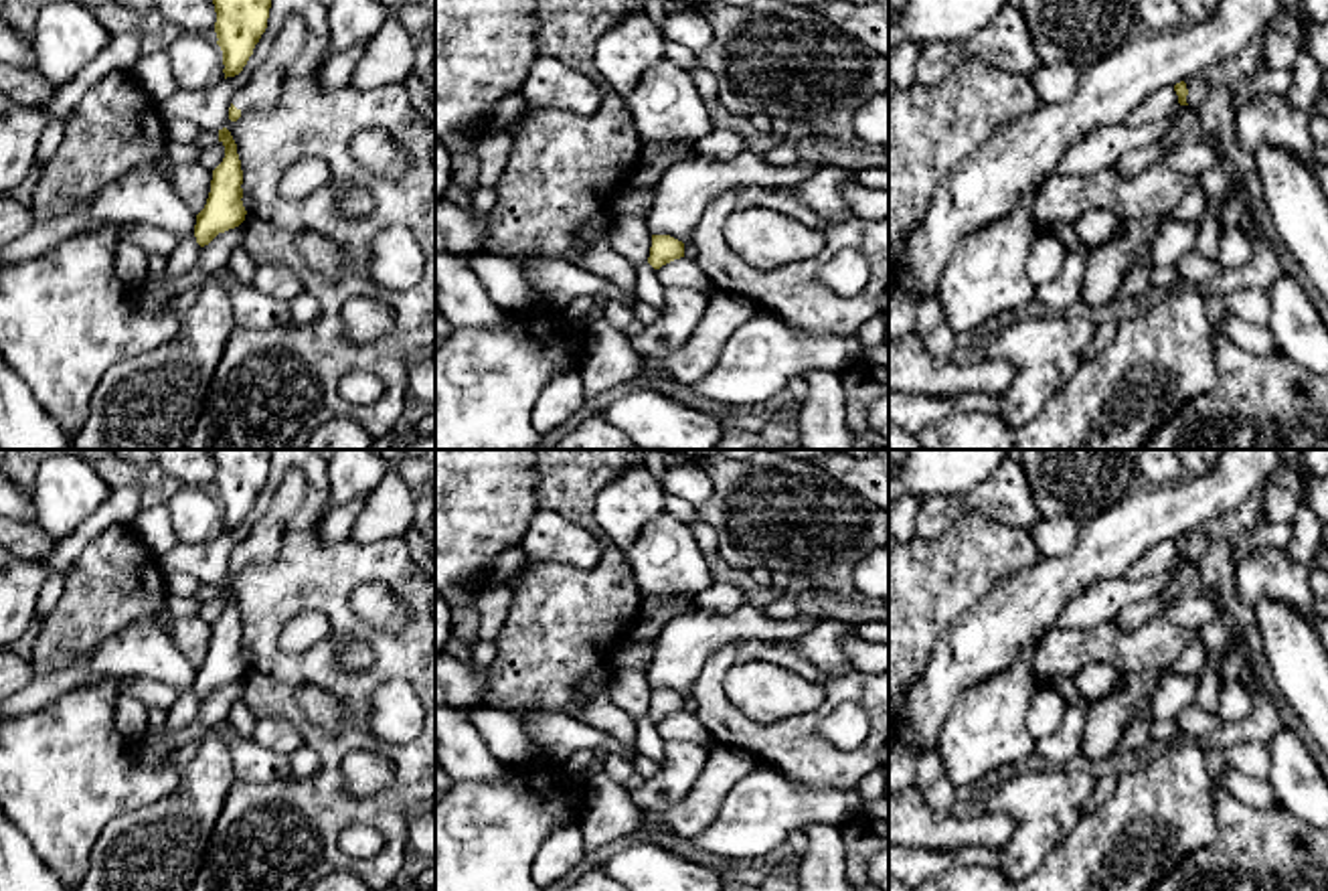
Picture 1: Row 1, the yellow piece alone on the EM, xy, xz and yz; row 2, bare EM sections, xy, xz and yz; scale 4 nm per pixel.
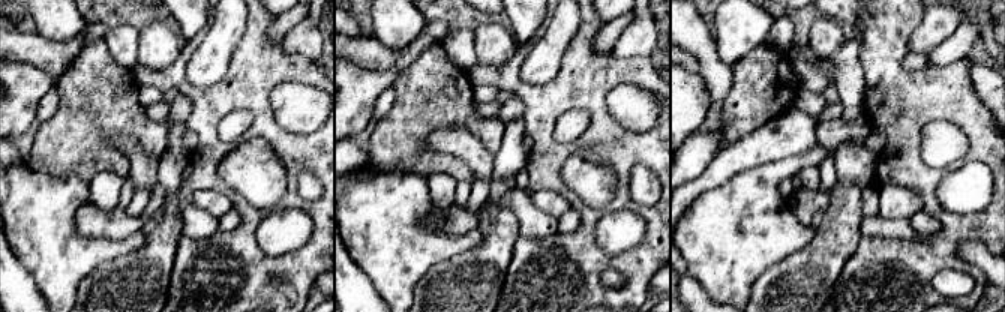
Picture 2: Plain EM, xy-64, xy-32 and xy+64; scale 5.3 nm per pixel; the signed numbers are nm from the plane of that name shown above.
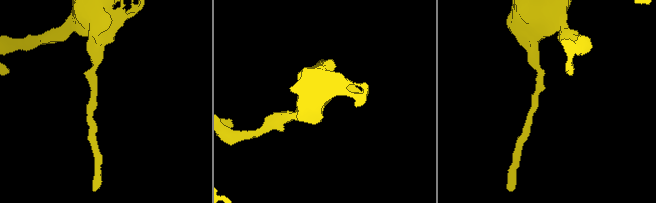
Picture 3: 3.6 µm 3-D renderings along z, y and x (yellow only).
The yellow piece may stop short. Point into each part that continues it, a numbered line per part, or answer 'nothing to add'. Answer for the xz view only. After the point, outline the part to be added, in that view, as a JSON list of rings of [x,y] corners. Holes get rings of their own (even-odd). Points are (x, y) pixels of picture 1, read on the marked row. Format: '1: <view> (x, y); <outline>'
nothing to add

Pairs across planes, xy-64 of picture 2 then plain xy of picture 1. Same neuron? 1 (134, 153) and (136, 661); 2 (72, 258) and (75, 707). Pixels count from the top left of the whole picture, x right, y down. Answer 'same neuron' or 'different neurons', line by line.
1: same neuron
2: same neuron

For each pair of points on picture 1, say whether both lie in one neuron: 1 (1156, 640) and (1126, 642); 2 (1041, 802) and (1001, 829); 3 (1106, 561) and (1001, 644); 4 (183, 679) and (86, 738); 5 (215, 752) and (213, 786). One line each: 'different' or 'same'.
1: same
2: different
3: same
4: different
5: same

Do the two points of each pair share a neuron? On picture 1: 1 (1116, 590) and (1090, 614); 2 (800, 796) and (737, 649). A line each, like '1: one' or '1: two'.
1: one
2: two

